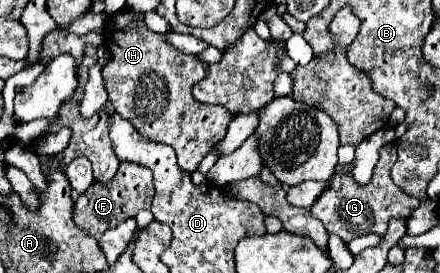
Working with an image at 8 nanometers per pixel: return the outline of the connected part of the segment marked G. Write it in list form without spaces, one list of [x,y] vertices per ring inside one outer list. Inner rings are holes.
[[[388,144],[380,150],[380,160],[374,168],[374,176],[370,184],[358,186],[356,182],[352,182],[350,174],[332,176],[332,186],[324,190],[324,194],[310,208],[312,216],[322,220],[328,234],[338,234],[344,242],[350,242],[362,234],[384,236],[388,230],[388,222],[392,218],[408,218],[408,214],[412,214],[412,210],[420,204],[418,198],[404,194],[404,190],[400,190],[392,182],[390,168],[394,166],[394,162],[396,162],[396,144]]]

